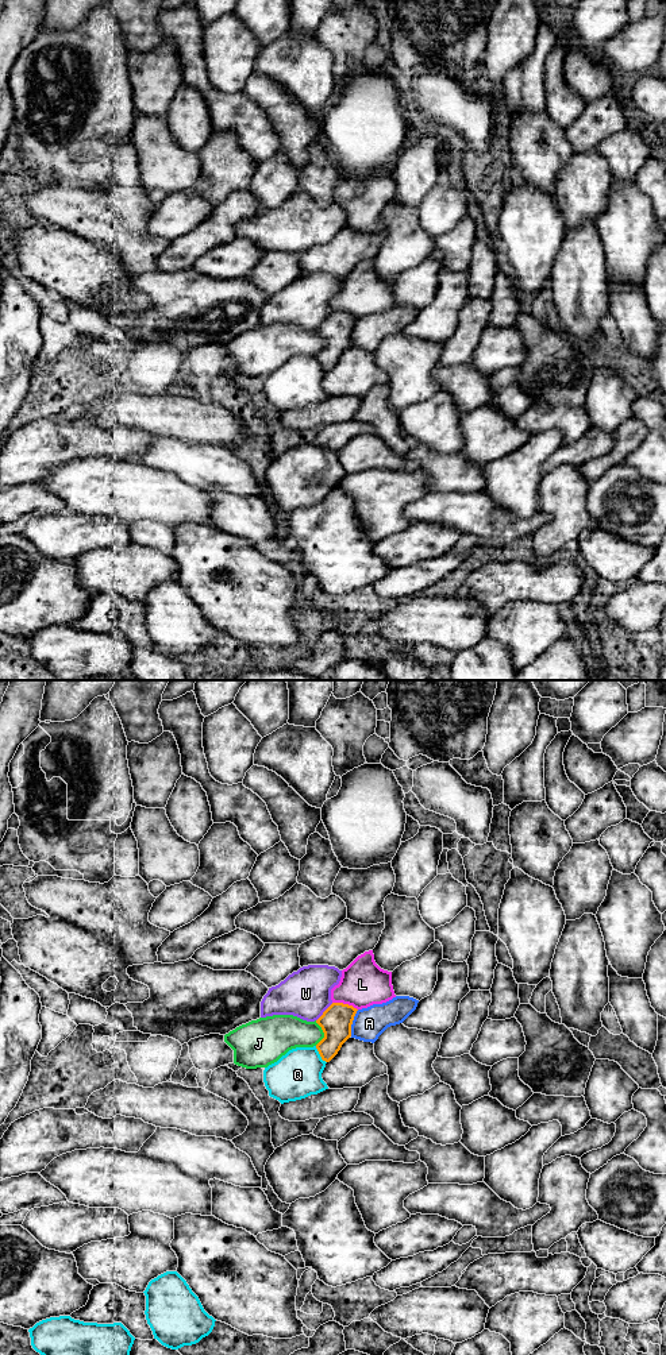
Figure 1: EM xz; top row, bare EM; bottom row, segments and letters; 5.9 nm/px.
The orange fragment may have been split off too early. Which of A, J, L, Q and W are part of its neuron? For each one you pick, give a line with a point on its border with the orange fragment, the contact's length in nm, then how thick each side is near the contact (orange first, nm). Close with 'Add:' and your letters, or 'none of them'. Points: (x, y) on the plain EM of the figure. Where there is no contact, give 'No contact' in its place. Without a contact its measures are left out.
Add: none of them

